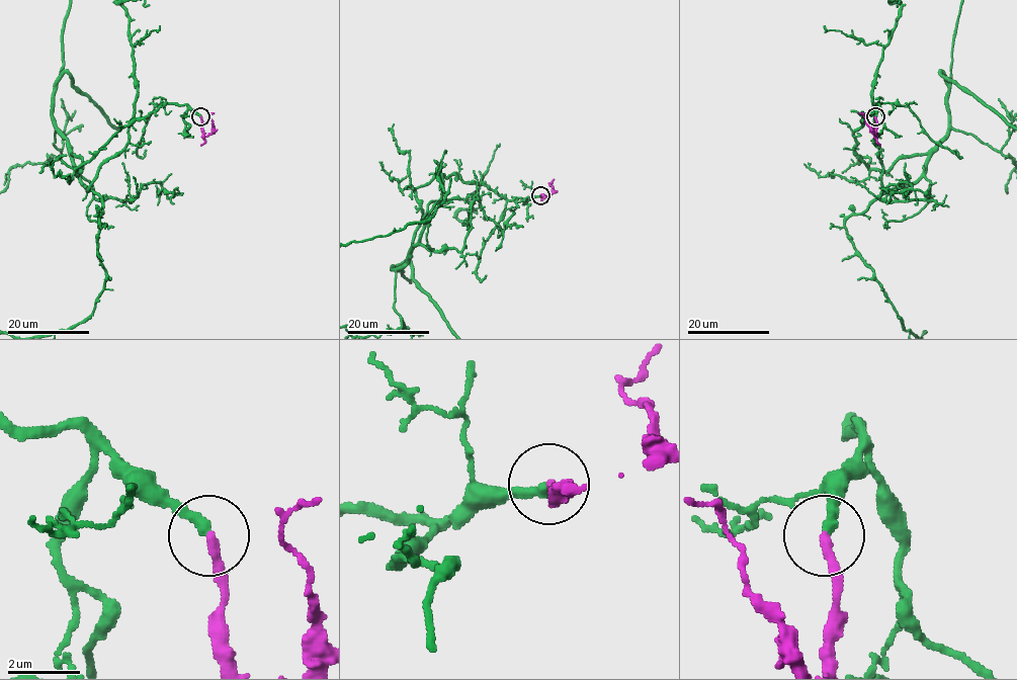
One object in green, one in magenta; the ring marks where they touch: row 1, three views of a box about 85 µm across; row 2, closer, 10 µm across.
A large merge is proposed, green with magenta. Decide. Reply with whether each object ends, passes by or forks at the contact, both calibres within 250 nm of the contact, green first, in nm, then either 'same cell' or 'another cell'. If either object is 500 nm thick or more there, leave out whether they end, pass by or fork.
green ends | magenta ends | 300/260 nm | same cell

